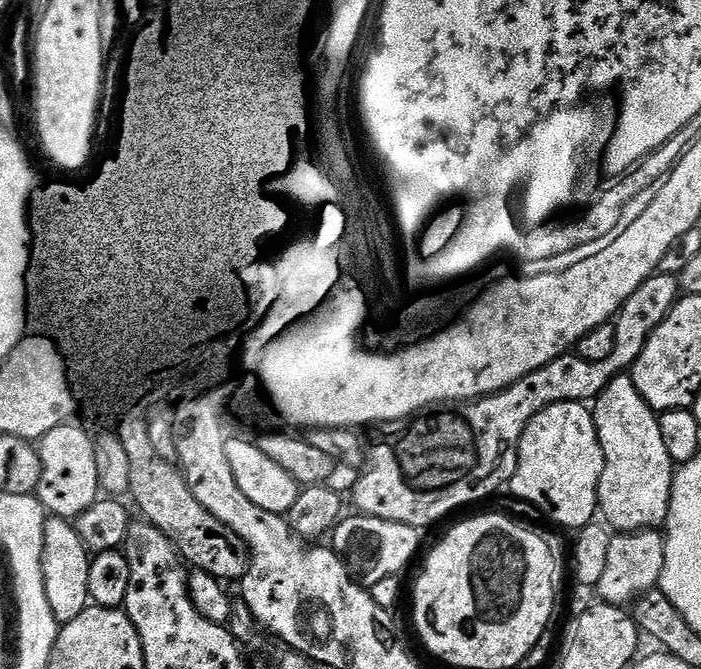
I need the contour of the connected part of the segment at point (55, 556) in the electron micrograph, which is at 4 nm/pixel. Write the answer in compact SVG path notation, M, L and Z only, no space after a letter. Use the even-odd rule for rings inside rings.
M52 516L44 521L44 557L42 574L46 586L46 598L54 614L57 625L68 624L89 606L90 590L90 553L76 533L75 527L65 517Z

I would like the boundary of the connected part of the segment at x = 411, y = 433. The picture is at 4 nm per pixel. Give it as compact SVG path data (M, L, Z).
M657 271L656 275L646 278L646 282L638 286L636 295L631 296L621 306L615 321L616 345L610 353L610 358L602 358L602 362L586 362L581 356L565 354L554 358L554 362L526 374L526 378L514 382L494 396L481 396L478 400L463 402L445 402L411 417L393 440L378 445L373 452L371 449L370 463L361 471L360 480L350 493L351 499L356 499L356 504L360 507L357 509L366 516L424 530L427 529L427 524L436 524L443 516L448 516L467 504L494 495L503 484L505 487L516 473L516 463L520 457L517 445L528 423L543 408L552 404L595 401L612 379L625 375L631 369L642 354L650 334L654 334L658 326L662 326L662 322L681 295L679 279L675 275Z

